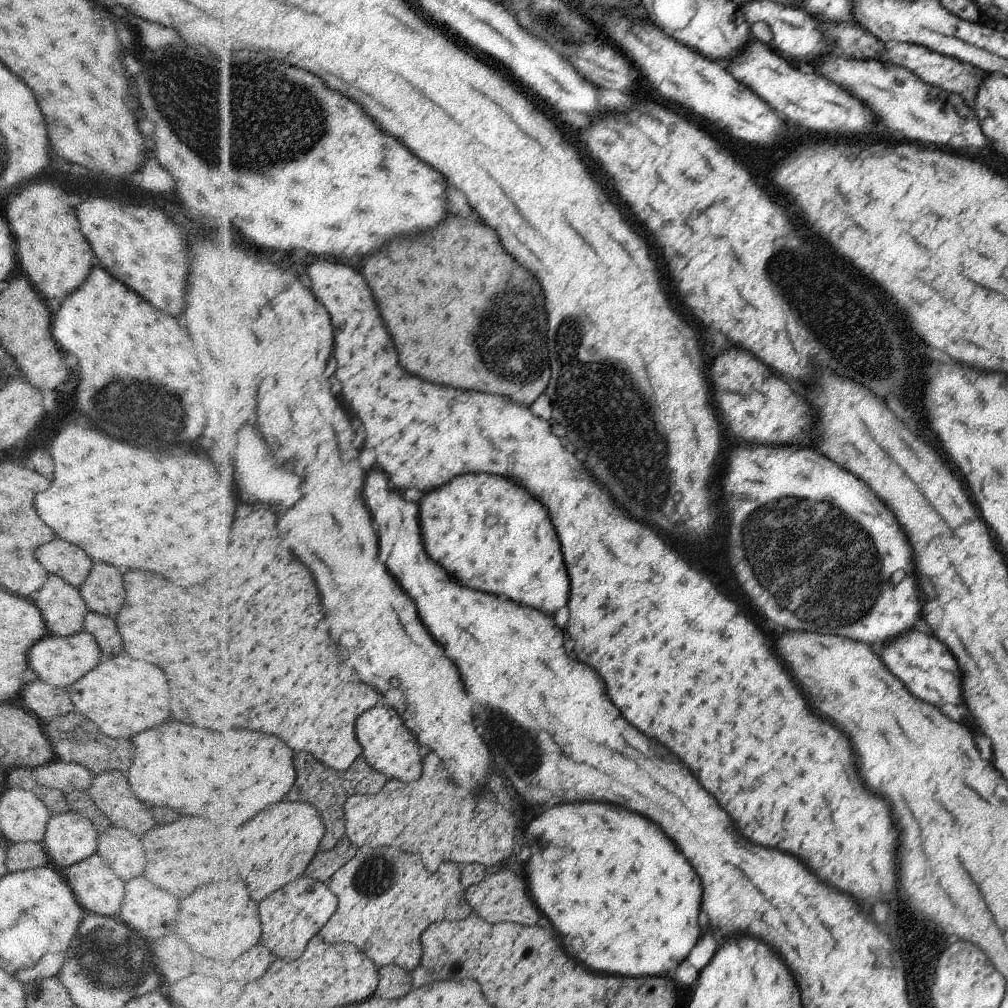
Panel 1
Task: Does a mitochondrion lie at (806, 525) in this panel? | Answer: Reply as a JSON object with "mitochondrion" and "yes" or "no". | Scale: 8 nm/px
{"mitochondrion":"yes"}

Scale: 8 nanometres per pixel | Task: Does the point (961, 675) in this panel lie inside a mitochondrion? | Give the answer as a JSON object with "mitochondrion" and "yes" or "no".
{"mitochondrion":"no"}

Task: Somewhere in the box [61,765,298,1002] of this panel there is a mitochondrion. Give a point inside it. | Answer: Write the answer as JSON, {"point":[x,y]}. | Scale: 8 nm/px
{"point":[111,959]}

